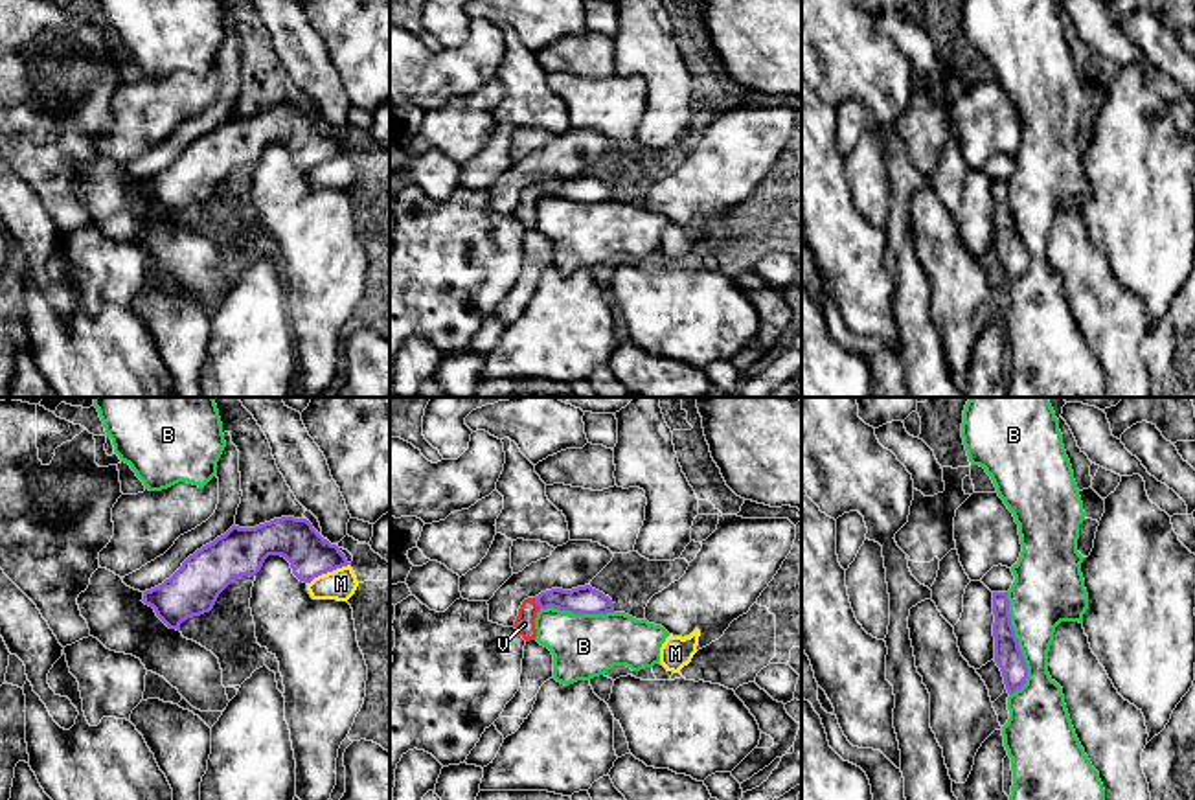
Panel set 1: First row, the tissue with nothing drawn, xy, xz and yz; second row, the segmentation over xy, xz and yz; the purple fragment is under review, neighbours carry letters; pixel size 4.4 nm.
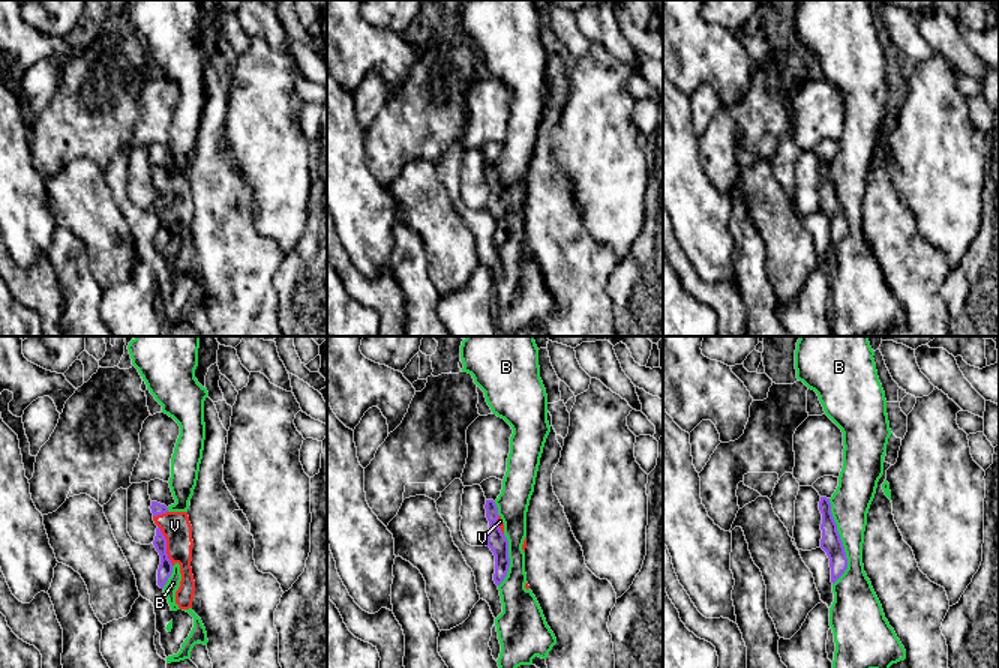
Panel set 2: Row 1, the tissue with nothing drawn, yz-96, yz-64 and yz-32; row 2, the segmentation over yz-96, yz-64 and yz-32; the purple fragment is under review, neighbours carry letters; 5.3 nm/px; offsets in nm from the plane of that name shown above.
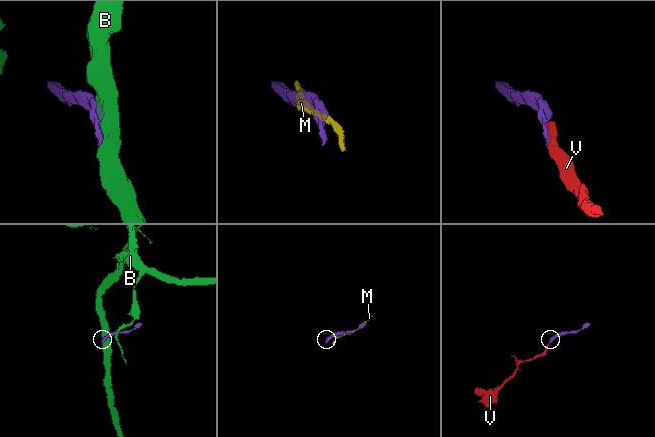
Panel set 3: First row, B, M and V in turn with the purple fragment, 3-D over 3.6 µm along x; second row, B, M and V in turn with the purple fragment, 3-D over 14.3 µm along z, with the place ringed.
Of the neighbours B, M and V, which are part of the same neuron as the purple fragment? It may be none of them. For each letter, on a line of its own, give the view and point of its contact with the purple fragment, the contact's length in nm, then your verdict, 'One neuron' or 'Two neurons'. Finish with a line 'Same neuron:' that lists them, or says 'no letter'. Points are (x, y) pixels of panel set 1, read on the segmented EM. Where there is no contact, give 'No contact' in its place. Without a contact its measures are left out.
B: Touches purple at yz (1017, 646). Shared border 460 nm. Two neurons
M: Touches purple at xy (328, 571). Shared border 200 nm. Two neurons
V: Touches purple at xz (537, 604). Shared border 60 nm. One neuron
Same neuron: V

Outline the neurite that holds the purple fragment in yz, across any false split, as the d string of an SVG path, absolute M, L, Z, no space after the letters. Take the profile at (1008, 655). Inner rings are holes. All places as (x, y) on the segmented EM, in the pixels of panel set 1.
M993 592L993 614L995 662L1011 695L1026 684L1028 668L1011 625L1007 592Z

